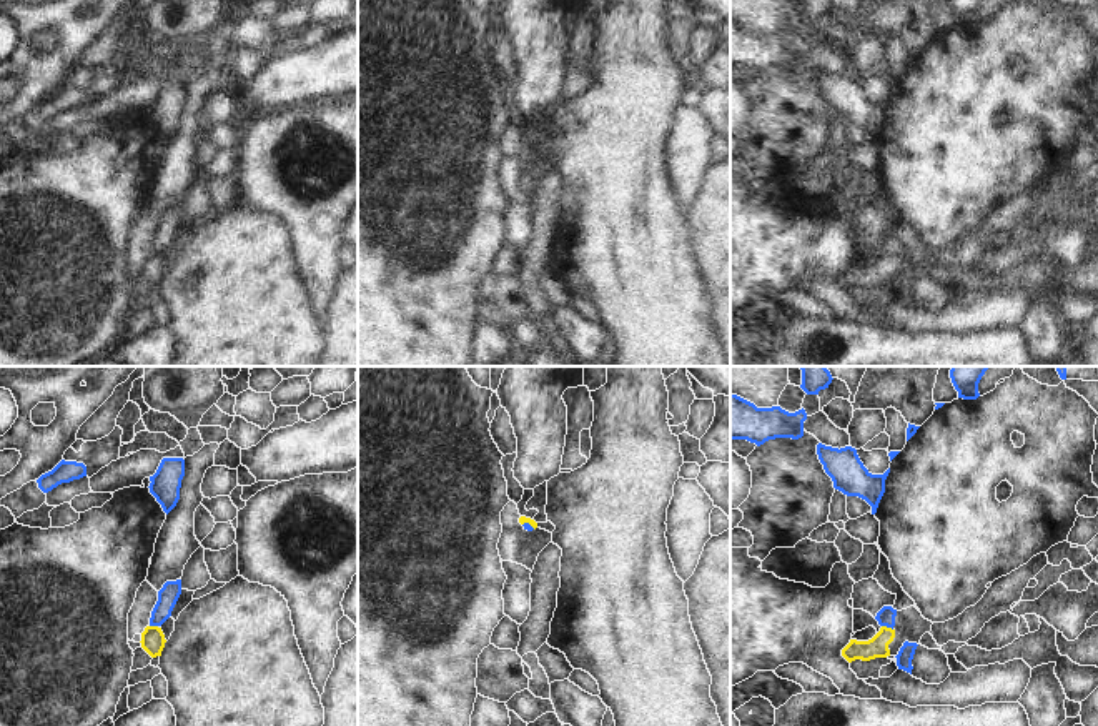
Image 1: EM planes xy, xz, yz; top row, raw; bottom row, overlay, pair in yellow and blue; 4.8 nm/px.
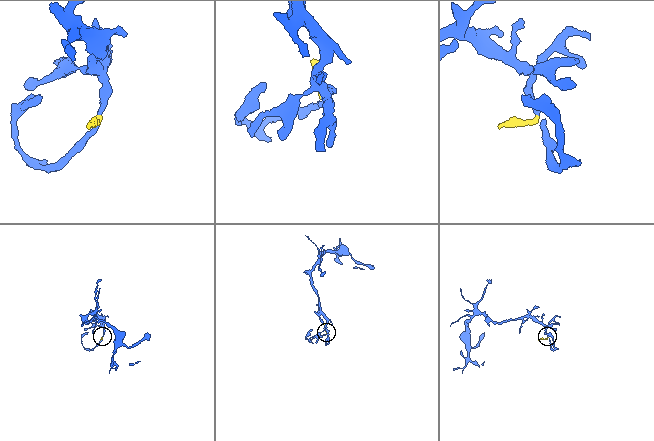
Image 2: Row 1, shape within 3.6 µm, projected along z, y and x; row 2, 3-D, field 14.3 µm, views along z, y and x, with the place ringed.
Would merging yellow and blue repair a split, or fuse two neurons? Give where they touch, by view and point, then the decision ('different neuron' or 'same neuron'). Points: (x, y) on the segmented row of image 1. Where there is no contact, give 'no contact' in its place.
yz (885, 626) | different neuron

